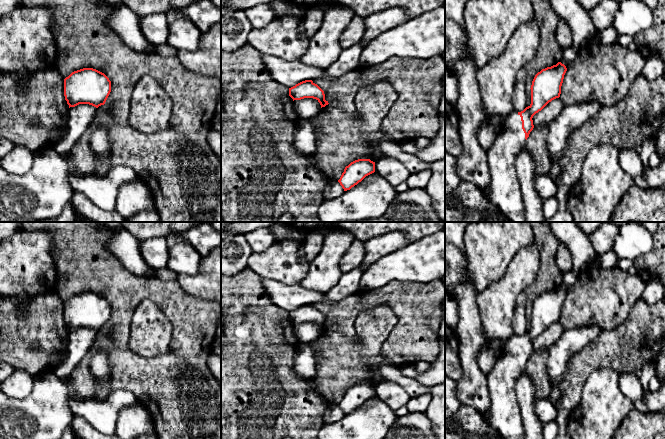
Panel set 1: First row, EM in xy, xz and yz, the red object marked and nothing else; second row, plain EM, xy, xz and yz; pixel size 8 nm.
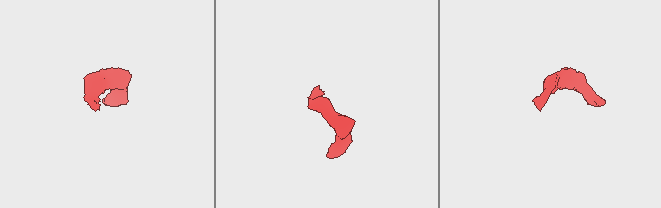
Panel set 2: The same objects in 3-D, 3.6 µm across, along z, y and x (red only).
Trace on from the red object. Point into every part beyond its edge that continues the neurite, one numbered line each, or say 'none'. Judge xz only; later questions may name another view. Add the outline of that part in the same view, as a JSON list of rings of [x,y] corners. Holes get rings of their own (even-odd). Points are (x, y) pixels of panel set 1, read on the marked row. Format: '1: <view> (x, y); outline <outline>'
1: xz (287, 73); outline [[[262,54],[262,62],[272,80],[288,89],[305,80],[326,77],[325,69],[309,66],[301,60],[285,61],[276,56]]]

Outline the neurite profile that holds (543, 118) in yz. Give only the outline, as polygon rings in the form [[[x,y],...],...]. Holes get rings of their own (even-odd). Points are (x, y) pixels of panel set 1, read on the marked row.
[[[556,98],[549,102],[541,111],[536,113],[532,120],[534,127],[549,127],[549,124],[554,120],[563,109],[564,105],[560,98]]]

